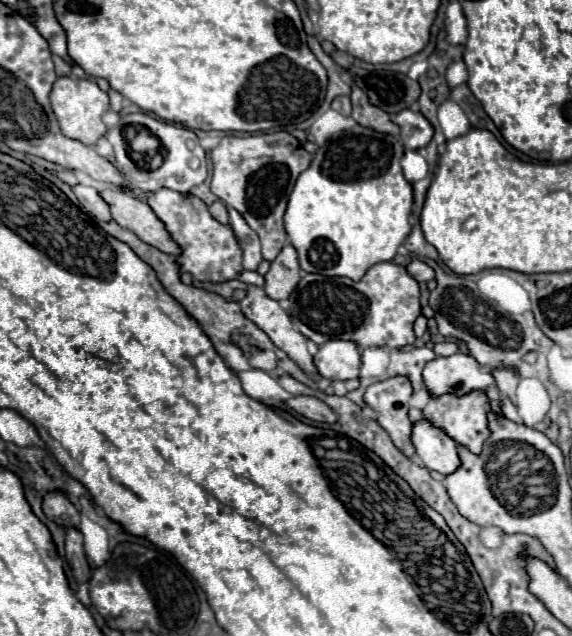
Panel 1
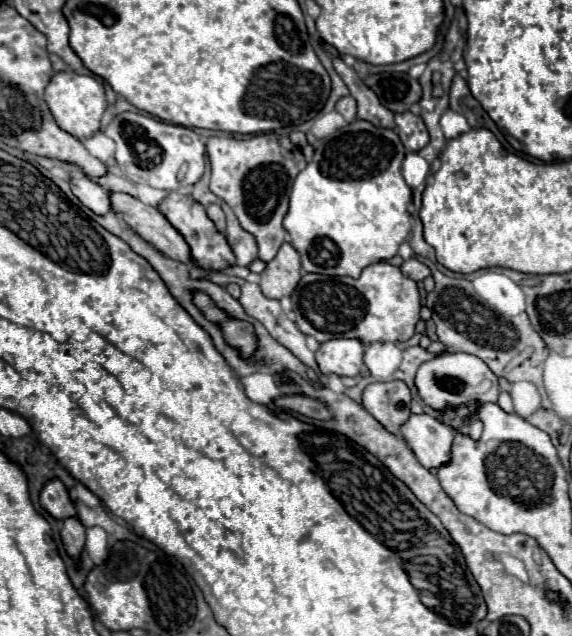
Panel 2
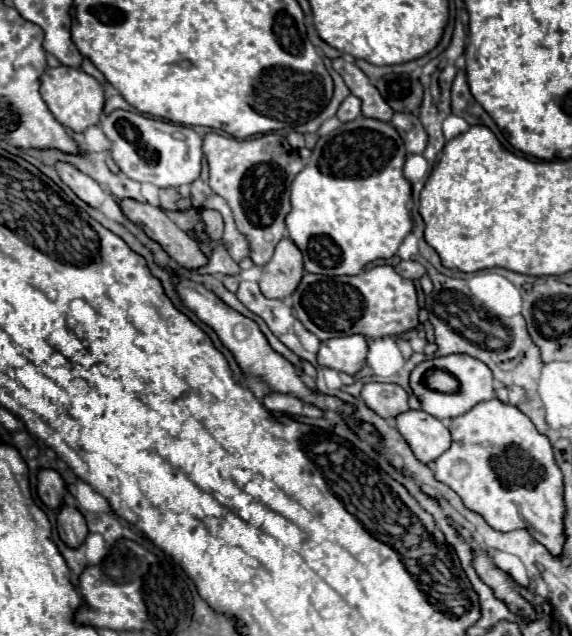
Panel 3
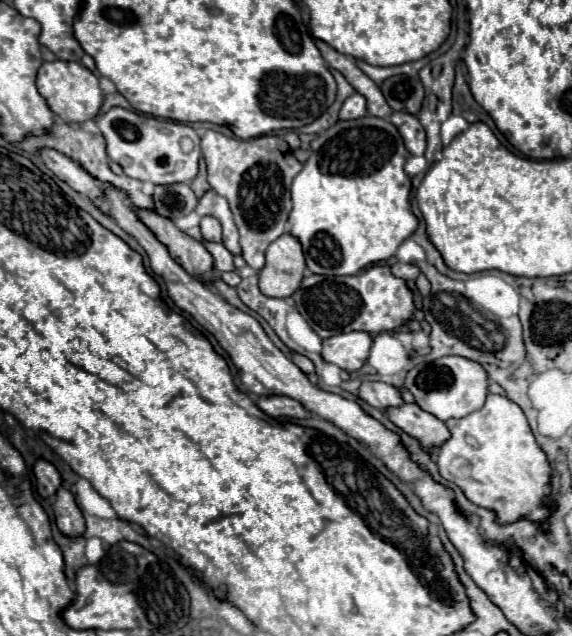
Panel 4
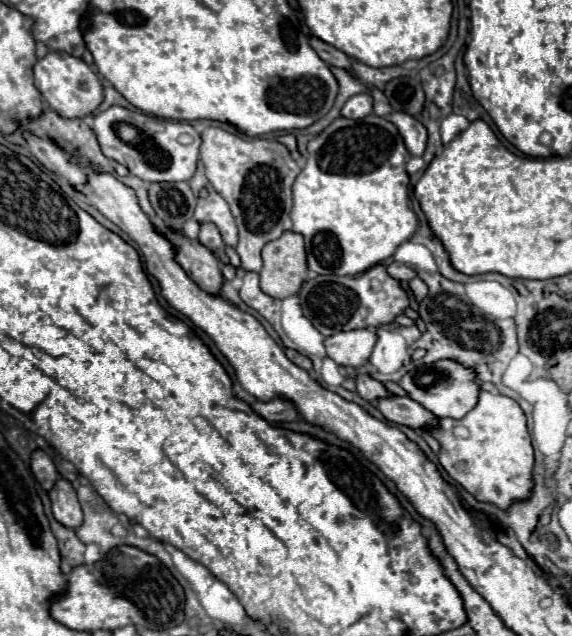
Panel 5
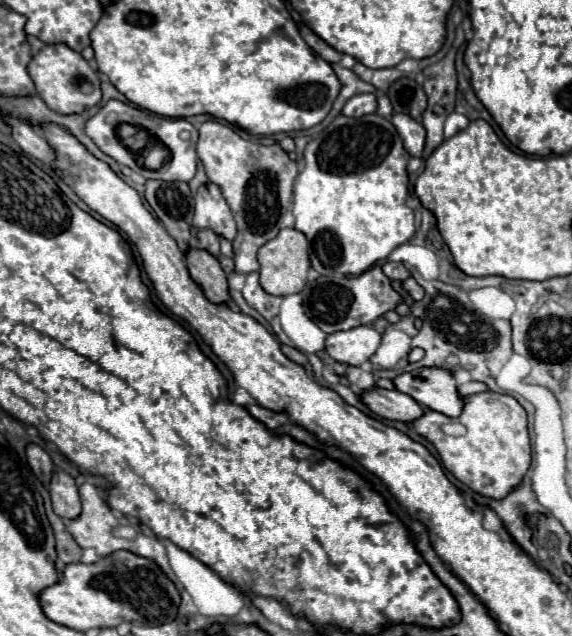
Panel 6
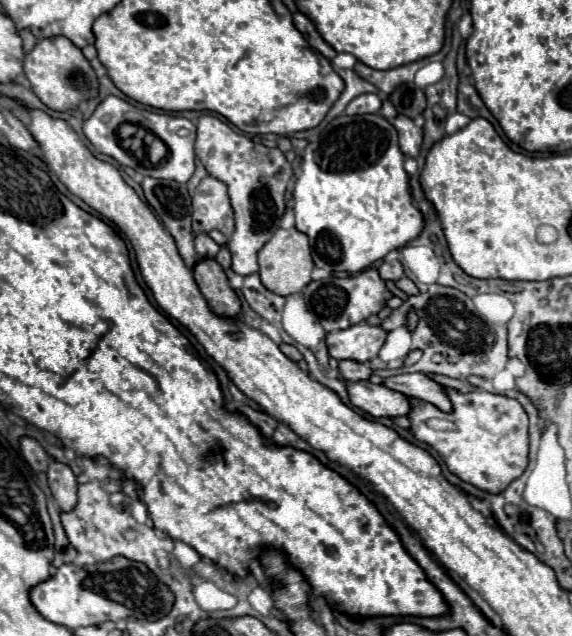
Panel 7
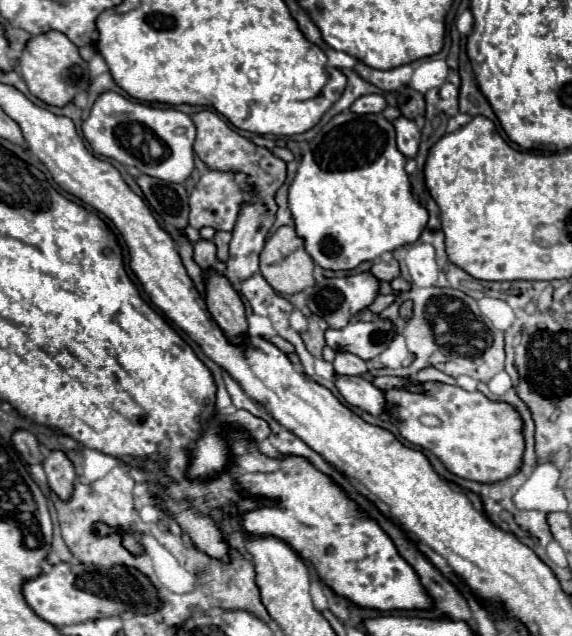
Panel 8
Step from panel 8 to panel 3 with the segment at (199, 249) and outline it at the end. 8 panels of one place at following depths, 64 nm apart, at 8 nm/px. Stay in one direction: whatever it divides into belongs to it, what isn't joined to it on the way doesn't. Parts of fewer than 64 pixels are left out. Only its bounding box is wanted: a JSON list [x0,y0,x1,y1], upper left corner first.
[200,210,224,242]

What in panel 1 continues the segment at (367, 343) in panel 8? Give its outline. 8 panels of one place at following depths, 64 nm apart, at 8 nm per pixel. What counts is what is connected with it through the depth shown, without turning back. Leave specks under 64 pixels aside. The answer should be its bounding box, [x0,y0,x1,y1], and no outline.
[314,340,360,380]

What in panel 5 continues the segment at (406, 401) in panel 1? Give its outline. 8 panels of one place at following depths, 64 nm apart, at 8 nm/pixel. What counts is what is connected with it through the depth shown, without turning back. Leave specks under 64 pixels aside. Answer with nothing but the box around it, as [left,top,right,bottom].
[356,374,390,402]

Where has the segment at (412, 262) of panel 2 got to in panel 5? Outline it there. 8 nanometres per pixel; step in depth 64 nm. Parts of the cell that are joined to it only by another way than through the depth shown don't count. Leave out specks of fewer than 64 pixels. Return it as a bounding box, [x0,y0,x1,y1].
[386,262,416,282]

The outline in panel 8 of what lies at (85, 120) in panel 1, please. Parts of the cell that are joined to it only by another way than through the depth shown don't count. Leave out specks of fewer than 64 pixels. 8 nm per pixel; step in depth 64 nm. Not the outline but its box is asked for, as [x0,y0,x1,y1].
[18,32,90,106]

